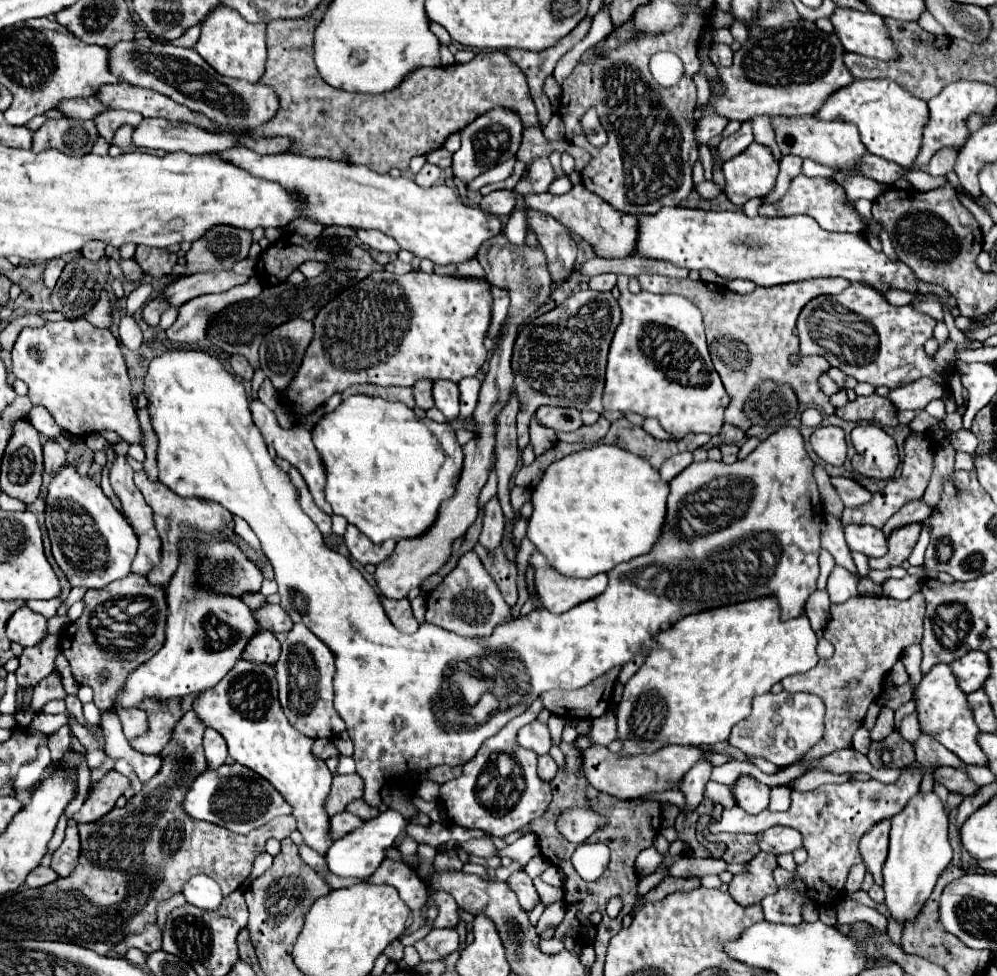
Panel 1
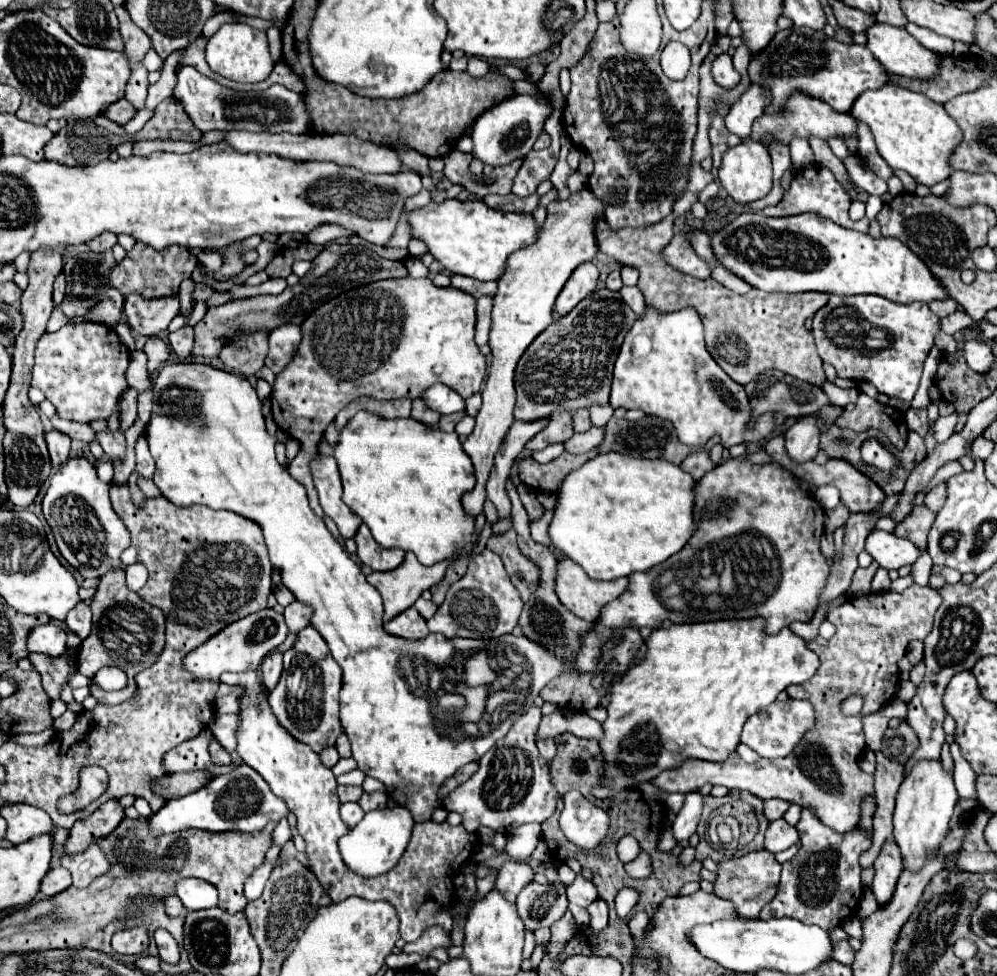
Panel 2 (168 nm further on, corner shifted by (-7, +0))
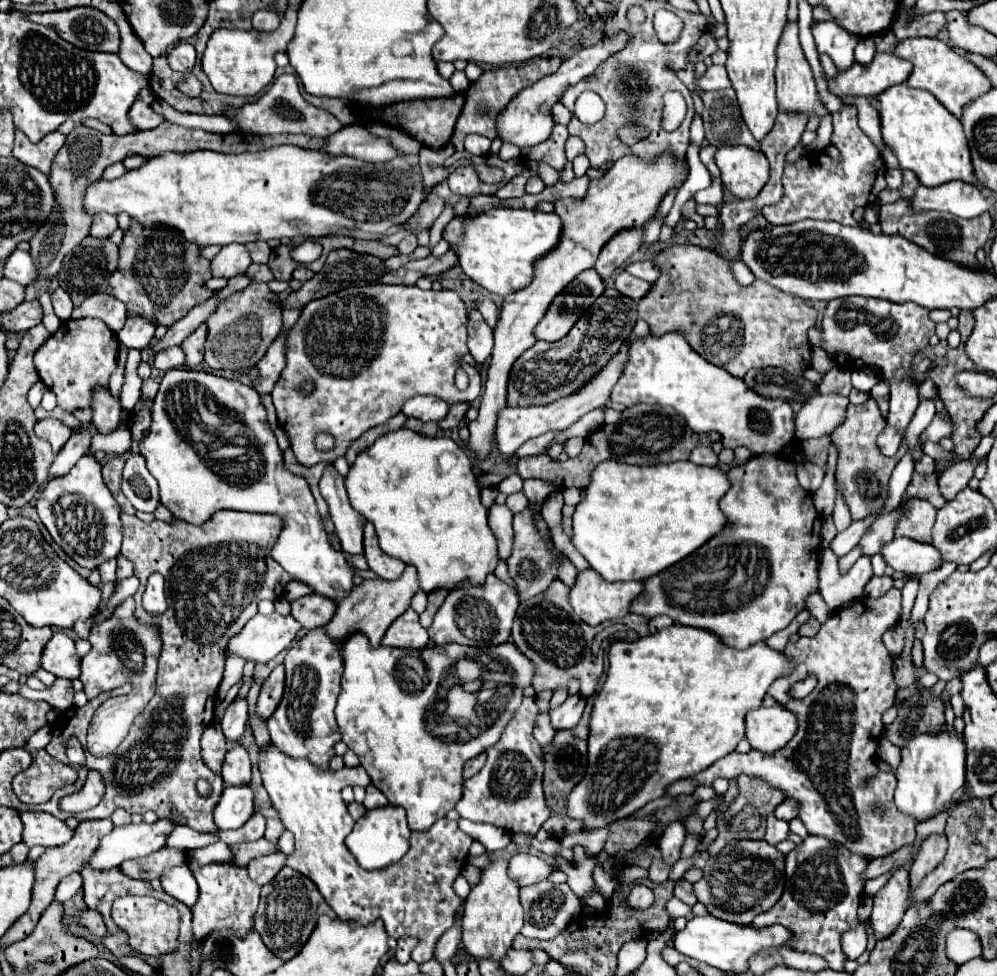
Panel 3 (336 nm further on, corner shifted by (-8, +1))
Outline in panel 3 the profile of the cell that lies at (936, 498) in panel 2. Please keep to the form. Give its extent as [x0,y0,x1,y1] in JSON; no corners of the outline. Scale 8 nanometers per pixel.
[940,458,980,500]

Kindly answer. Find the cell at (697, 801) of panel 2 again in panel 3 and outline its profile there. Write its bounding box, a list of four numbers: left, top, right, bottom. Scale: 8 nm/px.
[660,822,686,866]

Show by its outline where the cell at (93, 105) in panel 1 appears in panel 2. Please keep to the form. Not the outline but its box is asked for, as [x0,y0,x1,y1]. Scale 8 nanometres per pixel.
[101,99,137,125]

